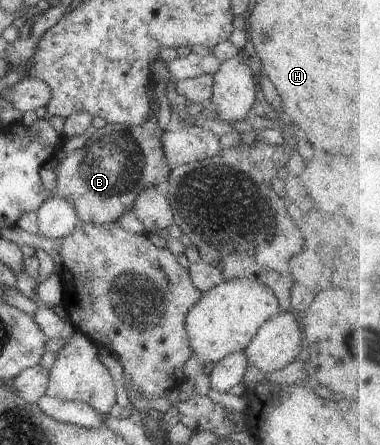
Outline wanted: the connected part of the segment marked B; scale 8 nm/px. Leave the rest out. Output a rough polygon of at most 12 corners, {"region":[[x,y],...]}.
{"region":[[156,112],[107,123],[57,164],[55,191],[82,222],[118,221],[164,186]]}

